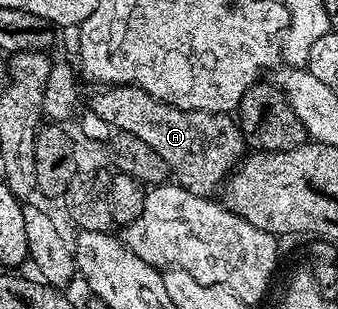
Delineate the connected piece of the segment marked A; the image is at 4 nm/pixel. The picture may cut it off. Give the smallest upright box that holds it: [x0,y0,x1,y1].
[89,85,246,198]

